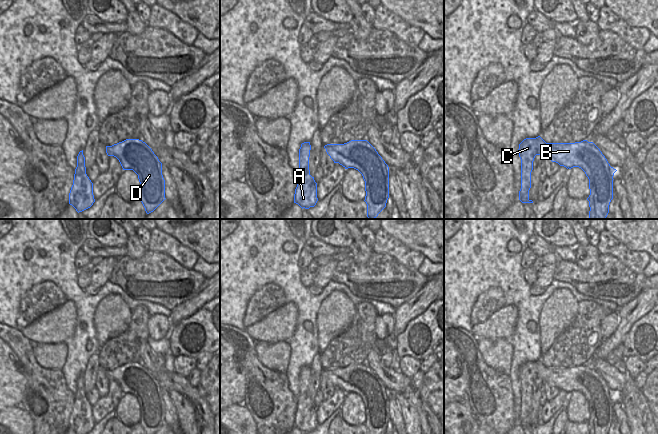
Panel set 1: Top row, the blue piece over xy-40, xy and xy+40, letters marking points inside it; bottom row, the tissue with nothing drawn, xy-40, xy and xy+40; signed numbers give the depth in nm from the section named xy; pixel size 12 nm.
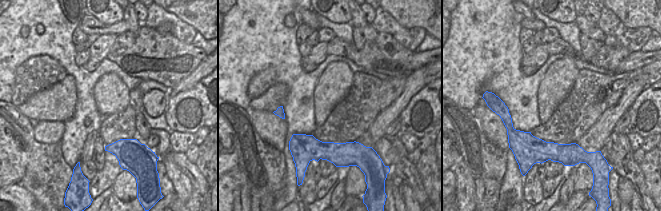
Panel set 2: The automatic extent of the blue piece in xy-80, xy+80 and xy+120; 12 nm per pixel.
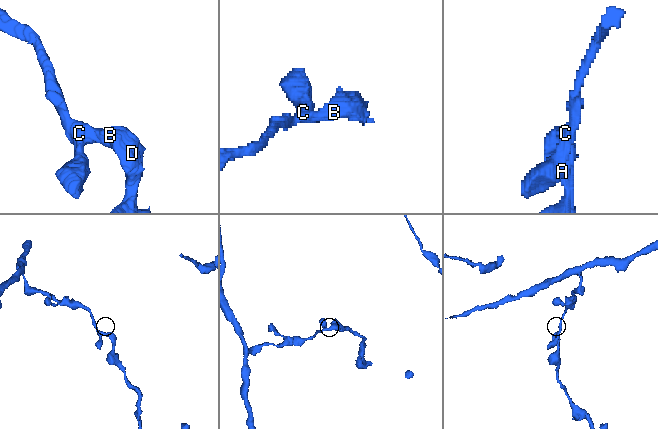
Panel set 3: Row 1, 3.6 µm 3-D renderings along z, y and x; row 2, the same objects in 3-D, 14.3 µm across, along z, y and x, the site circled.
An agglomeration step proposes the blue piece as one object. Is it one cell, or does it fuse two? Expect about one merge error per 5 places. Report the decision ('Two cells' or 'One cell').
One cell.

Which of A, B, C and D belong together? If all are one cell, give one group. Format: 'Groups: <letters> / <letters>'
Groups: A B C D.

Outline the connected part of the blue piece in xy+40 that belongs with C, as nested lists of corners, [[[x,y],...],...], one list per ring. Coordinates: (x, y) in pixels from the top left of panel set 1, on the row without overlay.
[[[540,360],[526,362],[519,368],[521,383],[521,413],[519,424],[533,427],[529,423],[531,396],[536,379],[542,379],[567,393],[581,392],[589,403],[590,434],[609,434],[613,423],[613,400],[617,395],[610,390],[600,373],[593,367],[583,364],[575,367],[546,367]]]

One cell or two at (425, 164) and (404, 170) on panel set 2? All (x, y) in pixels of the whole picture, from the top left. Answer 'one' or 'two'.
two

